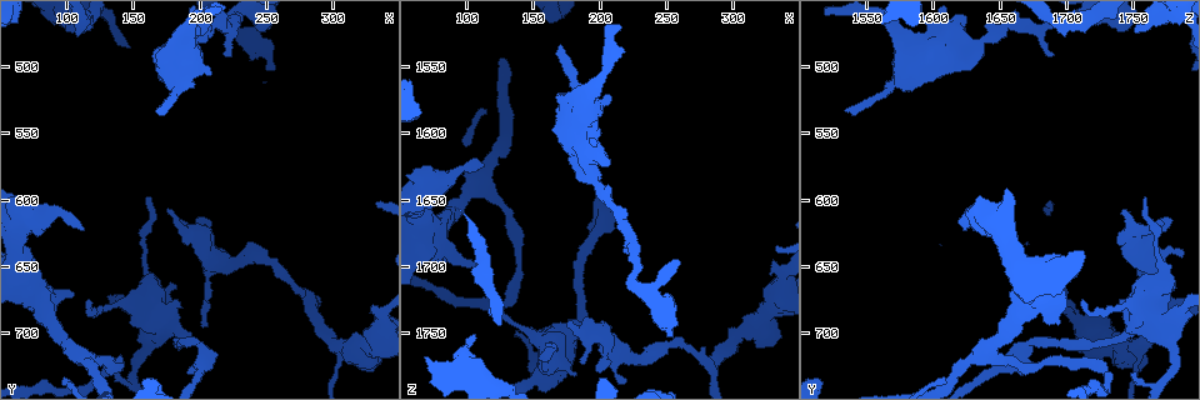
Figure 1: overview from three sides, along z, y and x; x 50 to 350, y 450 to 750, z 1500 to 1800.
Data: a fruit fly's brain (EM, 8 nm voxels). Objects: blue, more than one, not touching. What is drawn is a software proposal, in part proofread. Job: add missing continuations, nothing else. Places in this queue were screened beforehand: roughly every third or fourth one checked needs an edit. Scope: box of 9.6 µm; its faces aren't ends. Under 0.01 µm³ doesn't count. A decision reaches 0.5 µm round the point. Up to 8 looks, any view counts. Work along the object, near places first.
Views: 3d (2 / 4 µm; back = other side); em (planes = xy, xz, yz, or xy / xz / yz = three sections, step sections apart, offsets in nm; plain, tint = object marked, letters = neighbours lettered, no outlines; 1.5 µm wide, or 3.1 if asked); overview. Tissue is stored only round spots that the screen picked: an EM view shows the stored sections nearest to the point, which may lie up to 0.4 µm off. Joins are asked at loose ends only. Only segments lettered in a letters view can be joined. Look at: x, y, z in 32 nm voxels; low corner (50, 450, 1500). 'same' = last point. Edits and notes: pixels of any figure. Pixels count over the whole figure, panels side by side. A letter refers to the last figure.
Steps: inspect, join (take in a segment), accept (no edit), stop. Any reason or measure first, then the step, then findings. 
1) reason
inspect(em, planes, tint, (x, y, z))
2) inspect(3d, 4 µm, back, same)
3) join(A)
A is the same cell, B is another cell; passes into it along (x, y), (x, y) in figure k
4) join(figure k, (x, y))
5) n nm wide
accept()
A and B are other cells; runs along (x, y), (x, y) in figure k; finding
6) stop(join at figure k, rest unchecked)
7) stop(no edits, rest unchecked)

an open end
inspect(em, planes, plain, (104, 474, 1754))

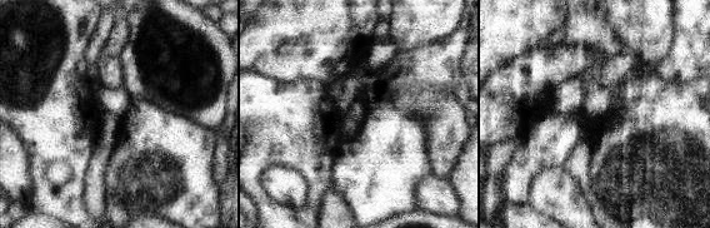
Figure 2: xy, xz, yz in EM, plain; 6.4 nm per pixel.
what lies round it
inspect(em, planes, letters, same)

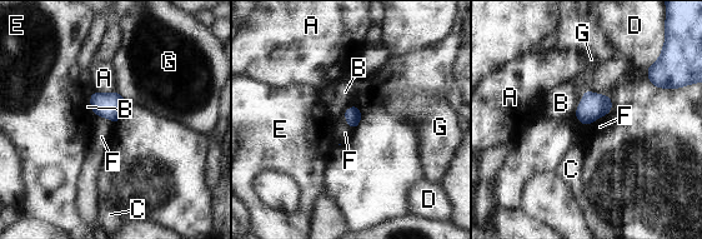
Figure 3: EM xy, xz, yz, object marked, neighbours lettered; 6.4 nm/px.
accept()
A, B, C, D, E, F and G are other cells; border along (96, 115), (105, 116), (115, 124) in figure 3; no lettered segment goes on from it

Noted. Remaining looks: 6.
thick end
inspect(3d, 2 µm, (106, 670, 1696))

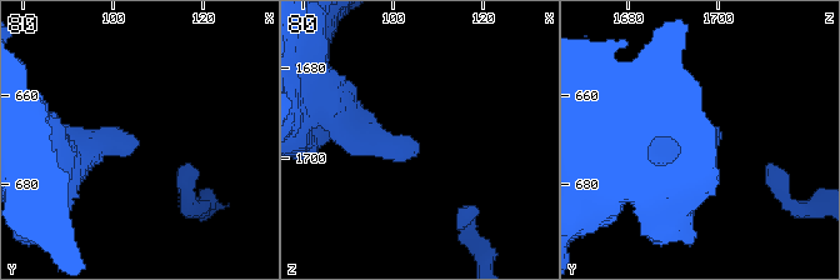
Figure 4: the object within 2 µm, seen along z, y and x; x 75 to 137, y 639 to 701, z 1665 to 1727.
inspect(em, planes, plain, (106, 671, 1698))

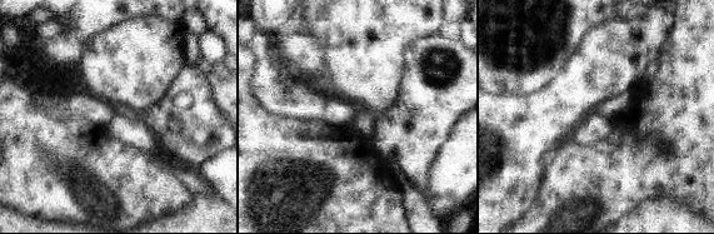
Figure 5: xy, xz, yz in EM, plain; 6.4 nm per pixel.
inspect(em, planes, letters, same)

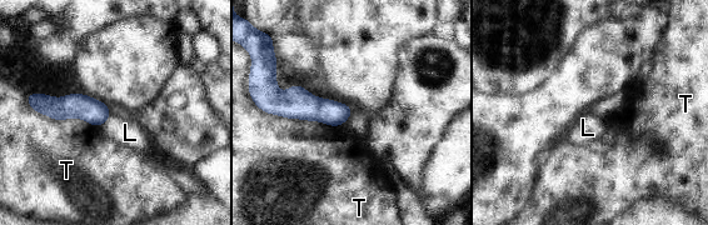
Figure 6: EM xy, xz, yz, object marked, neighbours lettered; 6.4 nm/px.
T touches over 500 nm
accept()
L and T are other cells; runs along (38, 100), (105, 115) in figure 6; no lettered segment goes on from it

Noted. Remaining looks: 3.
an open end
inspect(em, xz, step 8, tint, (220, 490, 1692))

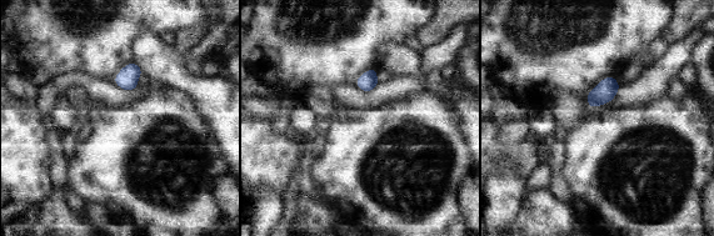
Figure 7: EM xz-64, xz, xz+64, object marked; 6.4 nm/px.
inspect(em, planes, letters, same)

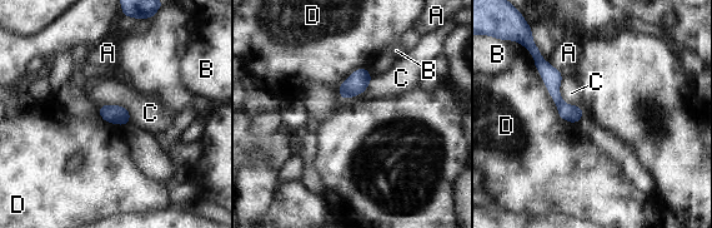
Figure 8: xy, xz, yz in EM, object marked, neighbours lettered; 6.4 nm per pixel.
accept()
A, B, C and D are other cells; none of them fits

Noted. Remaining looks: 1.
stop(no edits, rest unchecked)

